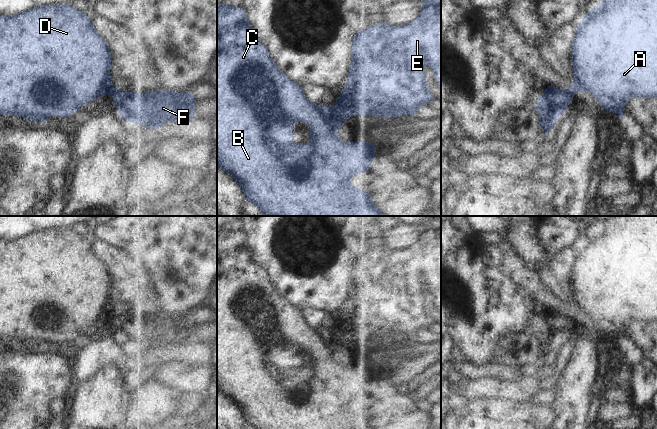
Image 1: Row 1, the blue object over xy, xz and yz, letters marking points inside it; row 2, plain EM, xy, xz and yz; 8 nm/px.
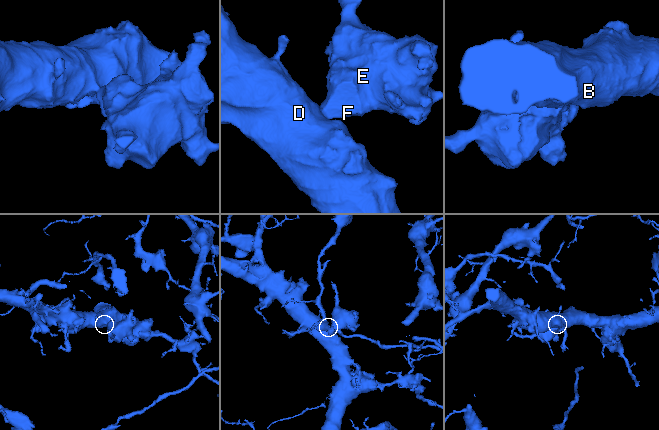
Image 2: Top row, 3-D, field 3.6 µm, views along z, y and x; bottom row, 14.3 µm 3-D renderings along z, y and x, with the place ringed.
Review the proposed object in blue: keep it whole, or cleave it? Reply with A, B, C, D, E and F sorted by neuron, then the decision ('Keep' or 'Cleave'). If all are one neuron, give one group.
Groups: A B C D / E F. Cleave

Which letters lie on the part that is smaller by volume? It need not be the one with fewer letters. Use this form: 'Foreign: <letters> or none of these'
Foreign: E, F

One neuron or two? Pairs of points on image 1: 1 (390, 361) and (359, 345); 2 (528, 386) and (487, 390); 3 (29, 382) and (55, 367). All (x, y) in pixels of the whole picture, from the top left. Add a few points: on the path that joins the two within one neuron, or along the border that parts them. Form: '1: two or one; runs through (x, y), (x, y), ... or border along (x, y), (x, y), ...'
1: one; runs through (382, 353), (376, 347), (367, 346)
2: one; runs through (518, 390), (497, 390)
3: one; runs through (35, 378), (41, 373), (49, 371)

